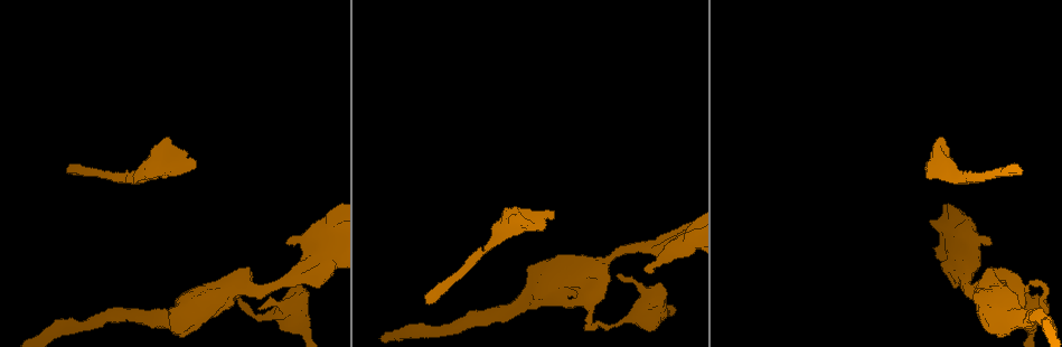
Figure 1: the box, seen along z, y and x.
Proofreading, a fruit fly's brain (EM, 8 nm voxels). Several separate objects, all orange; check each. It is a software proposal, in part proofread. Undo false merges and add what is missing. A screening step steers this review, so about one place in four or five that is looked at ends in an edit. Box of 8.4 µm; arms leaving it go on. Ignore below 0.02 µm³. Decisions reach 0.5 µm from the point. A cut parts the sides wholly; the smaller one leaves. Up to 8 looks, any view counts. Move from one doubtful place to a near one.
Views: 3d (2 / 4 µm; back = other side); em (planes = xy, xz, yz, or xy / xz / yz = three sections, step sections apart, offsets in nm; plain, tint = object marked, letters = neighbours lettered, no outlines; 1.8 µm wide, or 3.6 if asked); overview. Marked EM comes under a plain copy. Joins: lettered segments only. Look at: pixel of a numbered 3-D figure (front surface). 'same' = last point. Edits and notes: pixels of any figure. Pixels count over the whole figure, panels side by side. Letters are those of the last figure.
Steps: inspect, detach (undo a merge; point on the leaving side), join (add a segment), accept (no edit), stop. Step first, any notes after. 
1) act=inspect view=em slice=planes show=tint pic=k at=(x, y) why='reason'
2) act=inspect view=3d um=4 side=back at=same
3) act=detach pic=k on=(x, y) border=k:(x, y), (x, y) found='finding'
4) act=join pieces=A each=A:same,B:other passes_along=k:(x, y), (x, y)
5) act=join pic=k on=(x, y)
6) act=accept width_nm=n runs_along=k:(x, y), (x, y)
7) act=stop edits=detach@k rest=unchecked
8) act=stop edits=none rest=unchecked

act=inspect view=3d um=4 pic=1 at=(1022, 169) why='long arm stops here'

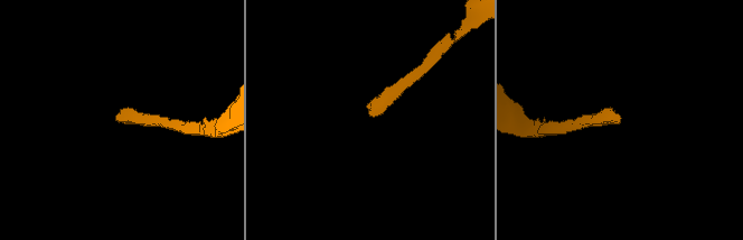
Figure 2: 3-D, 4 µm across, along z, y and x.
act=inspect view=em um=3.6 slice=xy step=8 show=letters pic=2 at=(369, 115) why='need the tissue'

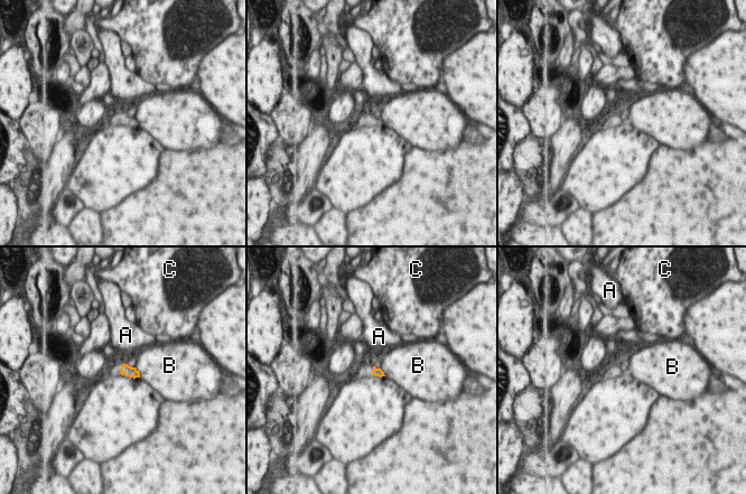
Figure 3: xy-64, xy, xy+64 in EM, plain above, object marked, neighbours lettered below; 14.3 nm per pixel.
act=accept each=A:other,B:other,C:other found='none of them fits'

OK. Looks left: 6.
act=inspect view=3d um=4 pic=1 at=(1028, 286) why='sudden change in width'

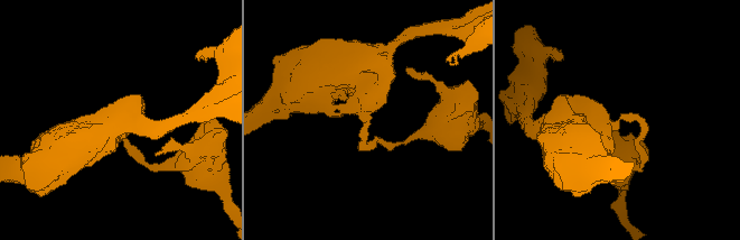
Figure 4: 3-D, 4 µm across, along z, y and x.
act=inspect view=em slice=planes show=tint pic=4 at=(366, 117) why='now the EM'

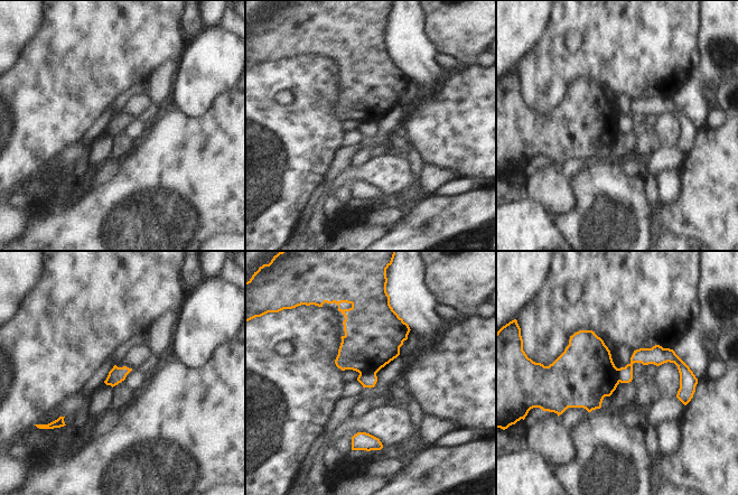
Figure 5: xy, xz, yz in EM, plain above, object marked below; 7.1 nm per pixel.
act=inspect view=em slice=planes show=letters at=same

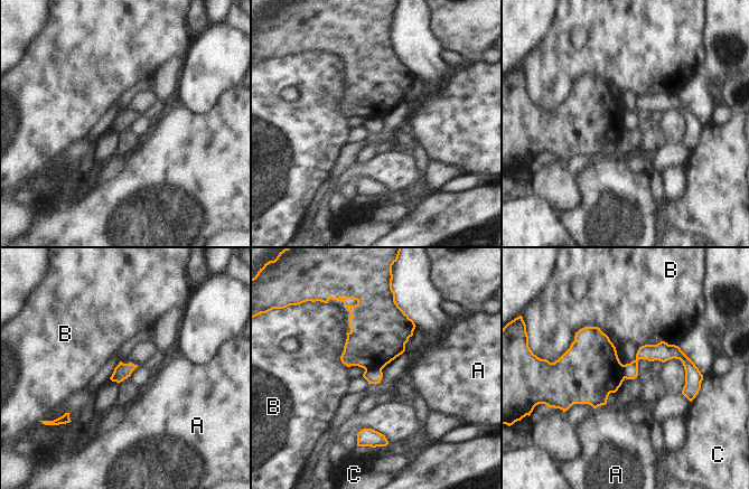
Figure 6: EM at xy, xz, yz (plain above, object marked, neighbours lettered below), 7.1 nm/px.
act=detach pic=6 on=(374, 376) each=A:other,B:other,C:other border=6:(381, 368), (365, 370) found='two cells meet here'

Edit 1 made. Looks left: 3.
act=inspect view=em slice=planes show=letters pic=1 at=(553, 212) why='free end'

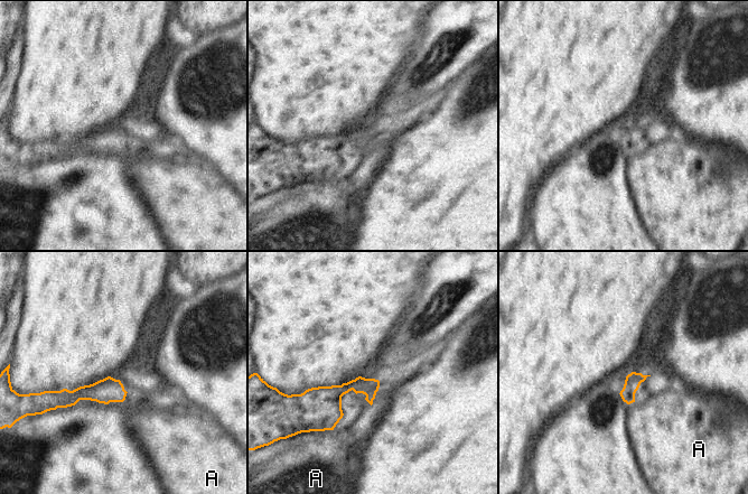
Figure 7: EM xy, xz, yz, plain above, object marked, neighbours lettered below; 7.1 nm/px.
act=accept each=A:other border=7:(333, 429), (318, 431) found='none of them fits'

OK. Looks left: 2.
act=stop edits=detach@6 rest=unchecked

